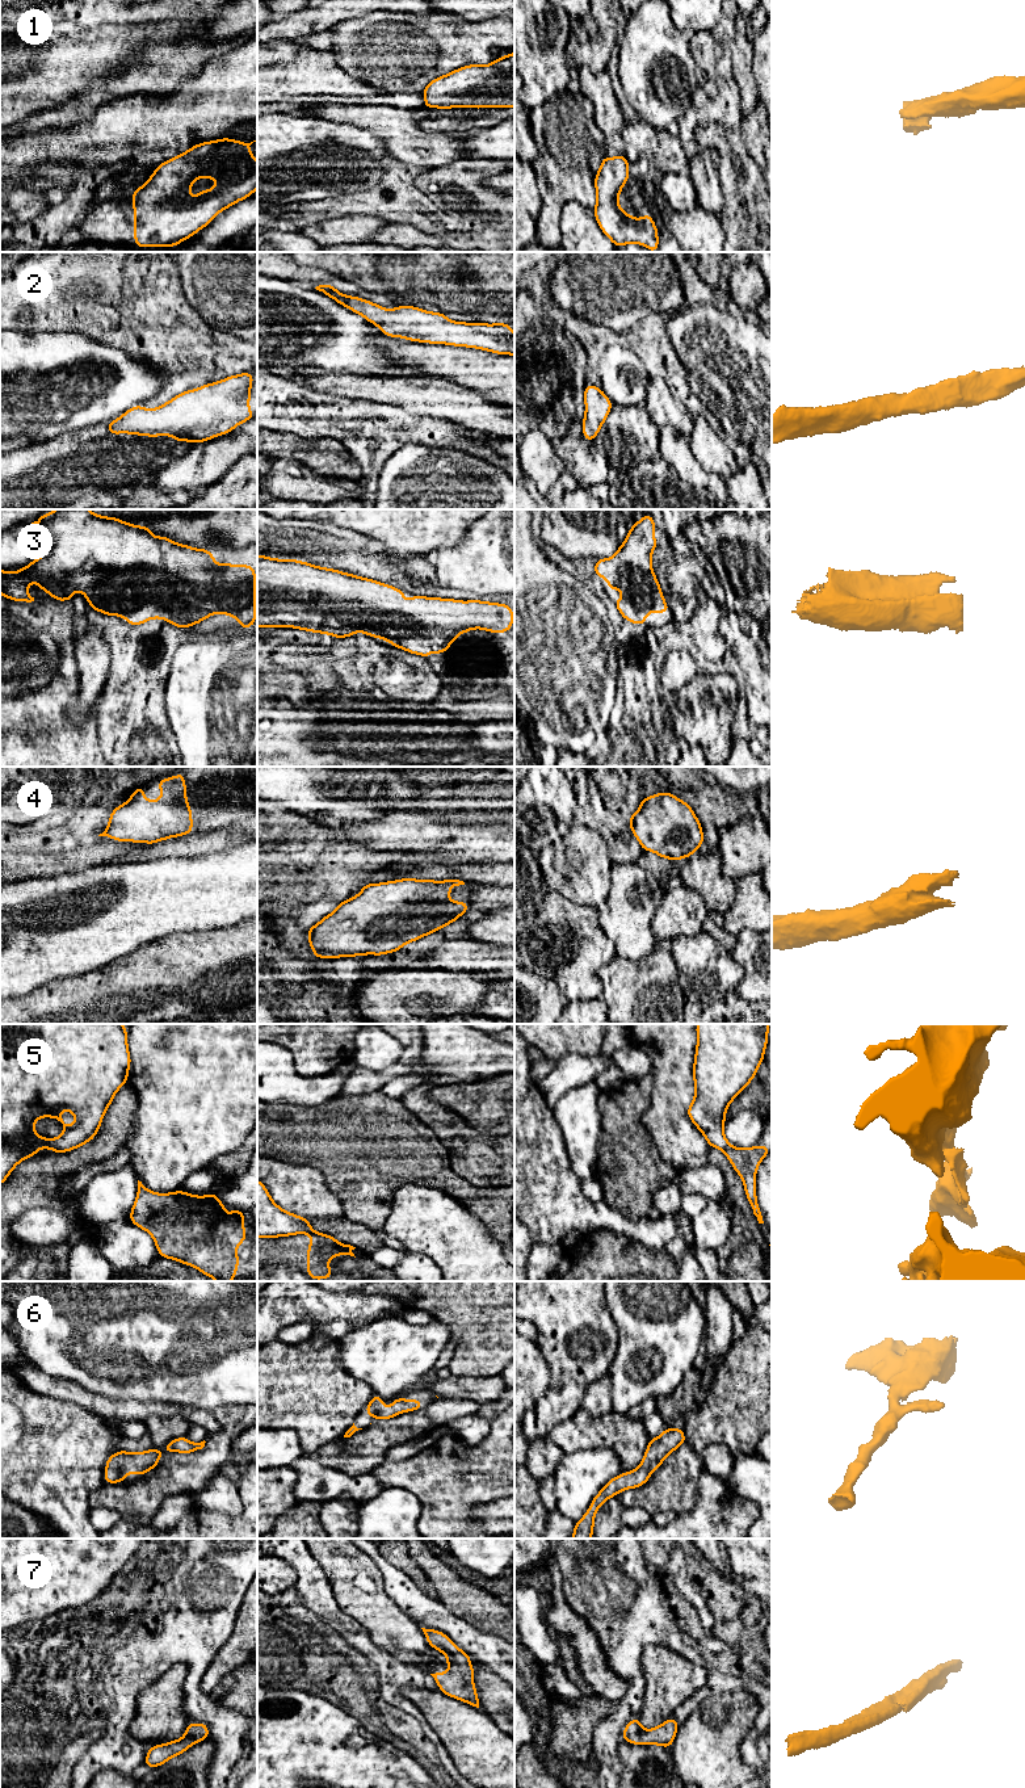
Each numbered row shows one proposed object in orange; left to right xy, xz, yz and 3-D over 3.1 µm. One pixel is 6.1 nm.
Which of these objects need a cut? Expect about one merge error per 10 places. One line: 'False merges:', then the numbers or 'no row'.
False merges: 5

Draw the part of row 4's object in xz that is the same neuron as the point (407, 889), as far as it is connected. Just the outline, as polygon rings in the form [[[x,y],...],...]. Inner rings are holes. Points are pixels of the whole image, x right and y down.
[[[413,878],[364,885],[358,895],[339,903],[333,912],[306,931],[312,957],[339,958],[396,952],[407,943],[449,926],[469,911],[469,902],[451,902],[449,898],[450,889],[459,885],[465,882]]]

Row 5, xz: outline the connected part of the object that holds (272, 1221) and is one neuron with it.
[[[257,1179],[257,1238],[276,1238],[294,1234],[319,1234],[331,1243],[341,1245],[328,1234],[315,1231],[308,1218],[281,1209]]]

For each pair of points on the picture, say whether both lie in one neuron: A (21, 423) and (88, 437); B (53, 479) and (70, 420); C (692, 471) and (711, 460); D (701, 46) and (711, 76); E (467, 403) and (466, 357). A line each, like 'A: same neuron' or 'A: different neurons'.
A: different neurons
B: different neurons
C: different neurons
D: same neuron
E: different neurons

